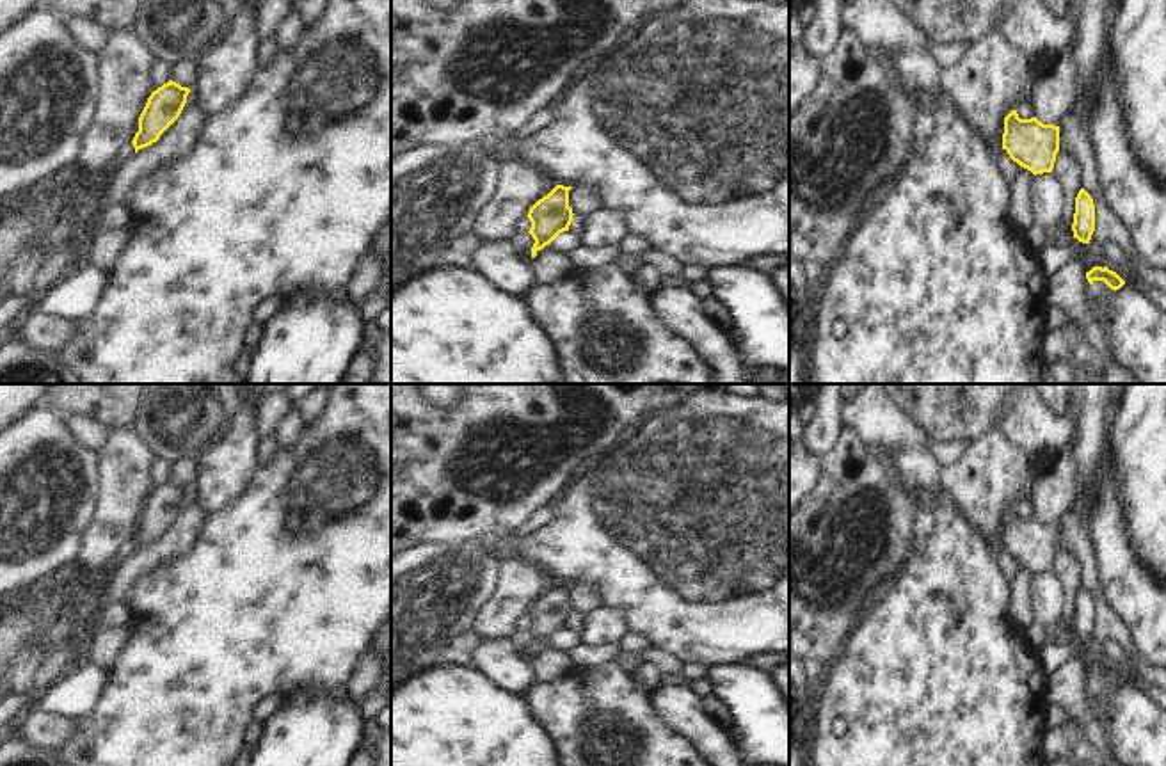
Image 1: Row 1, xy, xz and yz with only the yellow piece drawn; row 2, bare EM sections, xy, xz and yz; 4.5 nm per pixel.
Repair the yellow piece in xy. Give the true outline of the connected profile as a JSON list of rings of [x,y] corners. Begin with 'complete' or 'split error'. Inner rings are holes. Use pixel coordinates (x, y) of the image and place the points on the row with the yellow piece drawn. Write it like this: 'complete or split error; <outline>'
complete; [[[169,80],[151,92],[139,117],[139,132],[132,144],[135,153],[151,146],[180,117],[190,89]]]

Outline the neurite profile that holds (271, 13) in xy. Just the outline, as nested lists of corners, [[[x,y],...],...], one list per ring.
[[[261,0],[258,7],[261,37],[276,36],[281,21],[292,12],[293,7],[293,0]]]

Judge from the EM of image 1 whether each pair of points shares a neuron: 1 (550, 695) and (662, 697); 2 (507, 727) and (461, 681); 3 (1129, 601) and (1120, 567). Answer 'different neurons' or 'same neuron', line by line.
1: different neurons
2: same neuron
3: same neuron

